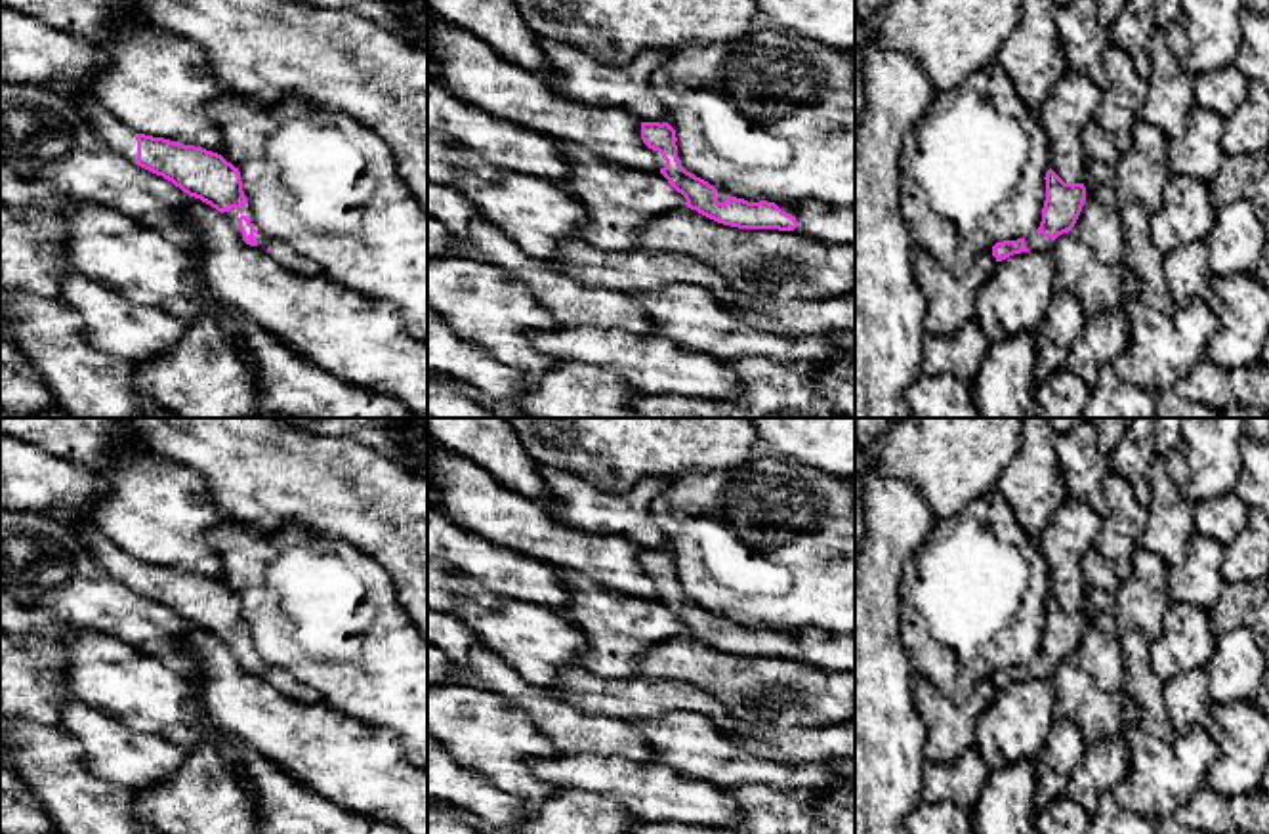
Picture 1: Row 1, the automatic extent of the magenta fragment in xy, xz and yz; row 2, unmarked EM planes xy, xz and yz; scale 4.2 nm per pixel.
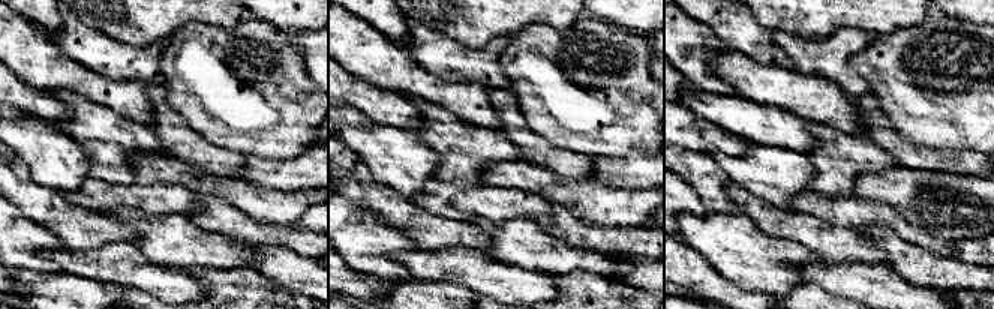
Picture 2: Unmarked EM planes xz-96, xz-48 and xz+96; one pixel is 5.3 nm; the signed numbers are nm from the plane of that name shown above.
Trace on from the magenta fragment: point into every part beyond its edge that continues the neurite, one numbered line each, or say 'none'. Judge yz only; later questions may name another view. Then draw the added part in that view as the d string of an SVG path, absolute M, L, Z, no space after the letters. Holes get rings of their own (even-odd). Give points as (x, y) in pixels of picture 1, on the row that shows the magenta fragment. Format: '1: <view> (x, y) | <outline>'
1: yz (1037, 241) | M1034 231L1025 239L1025 244L1030 252L1050 252L1053 240L1044 237L1042 233Z

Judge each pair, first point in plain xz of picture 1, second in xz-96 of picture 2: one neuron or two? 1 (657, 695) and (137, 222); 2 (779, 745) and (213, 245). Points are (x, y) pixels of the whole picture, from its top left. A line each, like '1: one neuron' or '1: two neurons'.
1: two neurons
2: two neurons

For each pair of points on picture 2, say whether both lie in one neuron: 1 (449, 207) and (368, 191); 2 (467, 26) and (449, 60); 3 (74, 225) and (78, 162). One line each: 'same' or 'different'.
1: different
2: different
3: different

